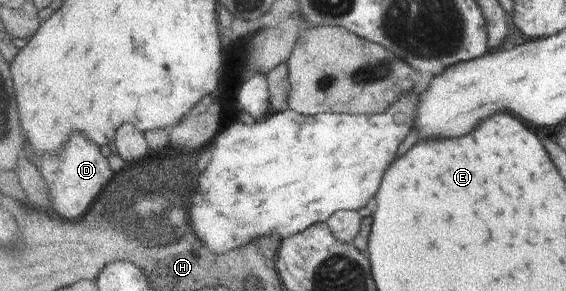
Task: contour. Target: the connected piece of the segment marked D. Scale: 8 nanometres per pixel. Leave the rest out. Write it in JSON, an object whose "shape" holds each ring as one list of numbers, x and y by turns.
{"shape":[[73,135,58,157,40,157,32,150,25,151,24,155,28,156,44,175,49,186,49,196,60,218,73,221,82,218,92,208,104,186,108,186,108,182,114,178,109,158,85,135]]}

